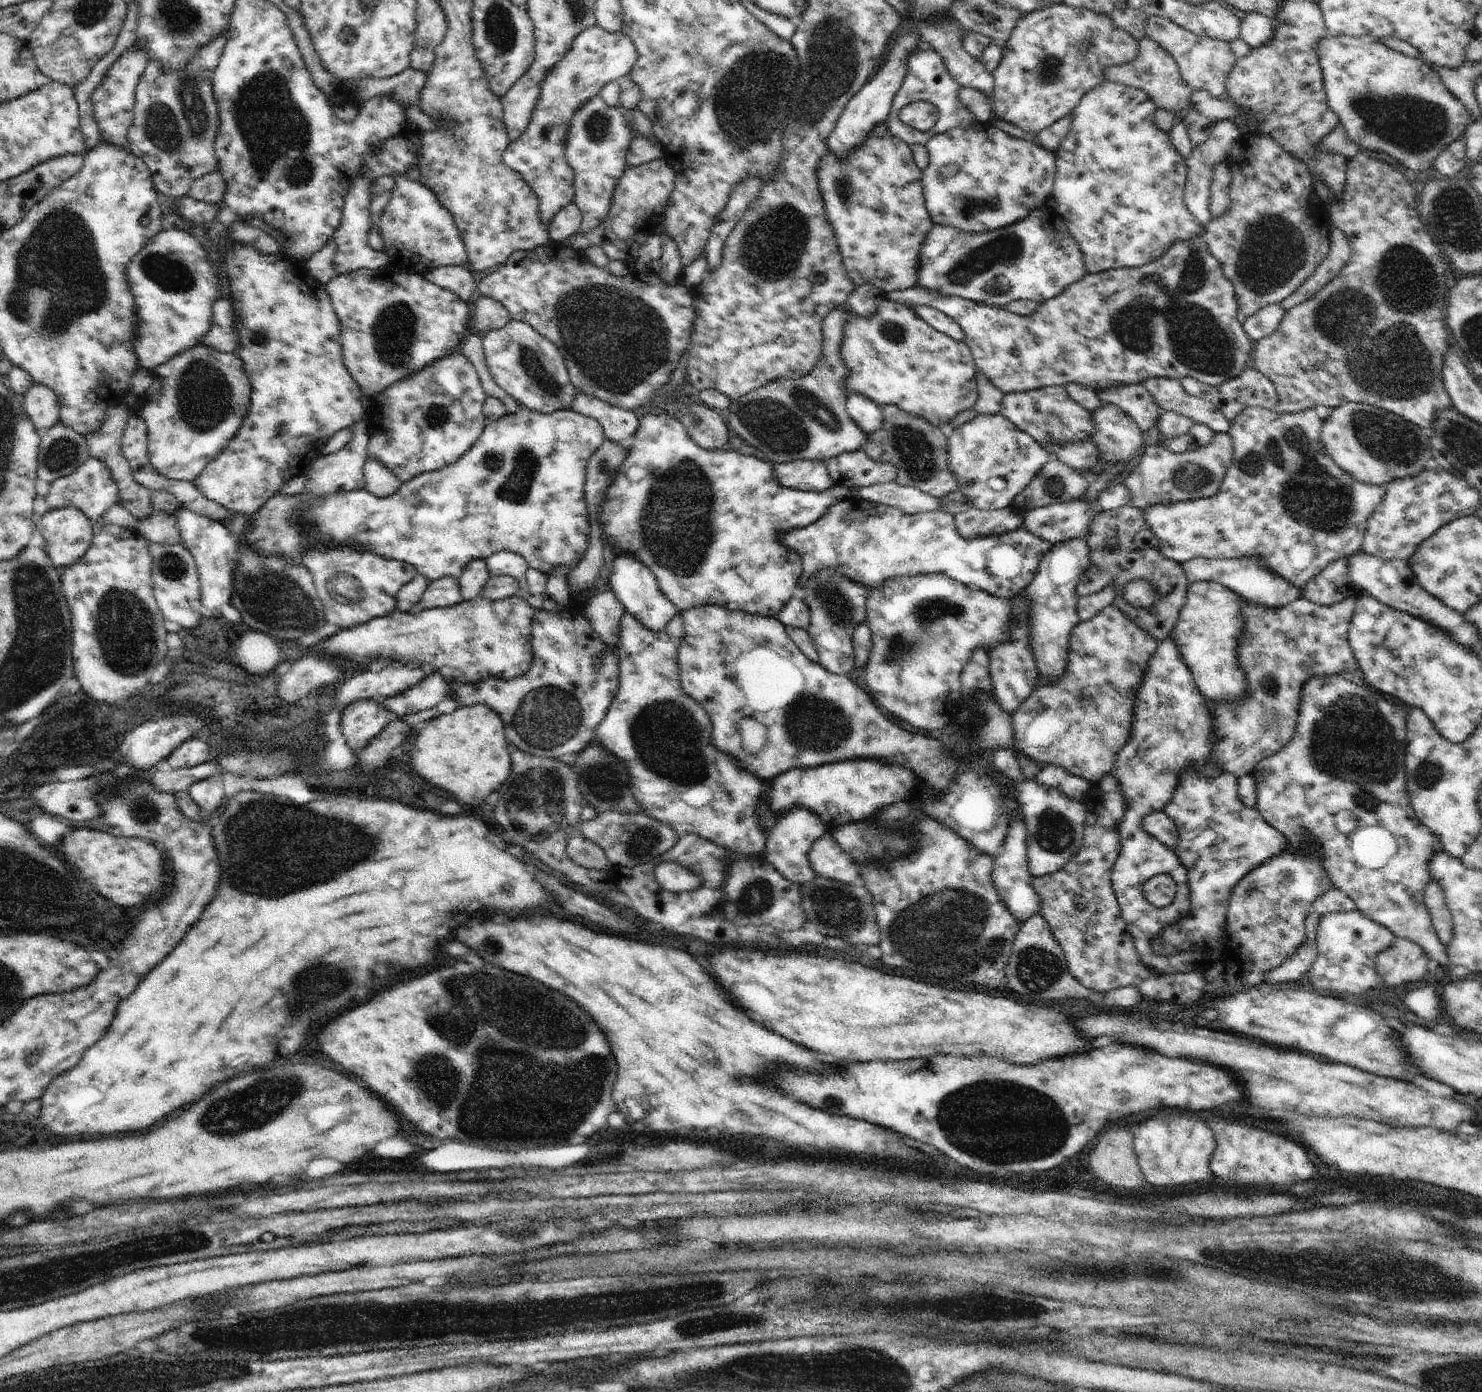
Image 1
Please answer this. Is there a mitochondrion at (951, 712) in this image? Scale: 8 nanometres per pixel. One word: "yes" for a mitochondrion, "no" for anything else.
no

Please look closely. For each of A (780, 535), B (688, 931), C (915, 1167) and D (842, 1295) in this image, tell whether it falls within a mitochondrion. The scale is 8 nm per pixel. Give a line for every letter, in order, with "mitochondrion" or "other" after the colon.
A: other
B: other
C: other
D: mitochondrion

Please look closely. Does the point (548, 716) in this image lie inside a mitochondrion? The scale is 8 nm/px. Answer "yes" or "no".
yes

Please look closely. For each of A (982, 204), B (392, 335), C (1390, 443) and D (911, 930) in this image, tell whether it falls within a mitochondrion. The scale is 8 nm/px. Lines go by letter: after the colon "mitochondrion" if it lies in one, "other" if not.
A: mitochondrion
B: mitochondrion
C: mitochondrion
D: mitochondrion

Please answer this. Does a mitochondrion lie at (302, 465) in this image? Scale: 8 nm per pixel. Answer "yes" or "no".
no

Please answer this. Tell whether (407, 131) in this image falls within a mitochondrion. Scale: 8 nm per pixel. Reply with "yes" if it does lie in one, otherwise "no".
no

